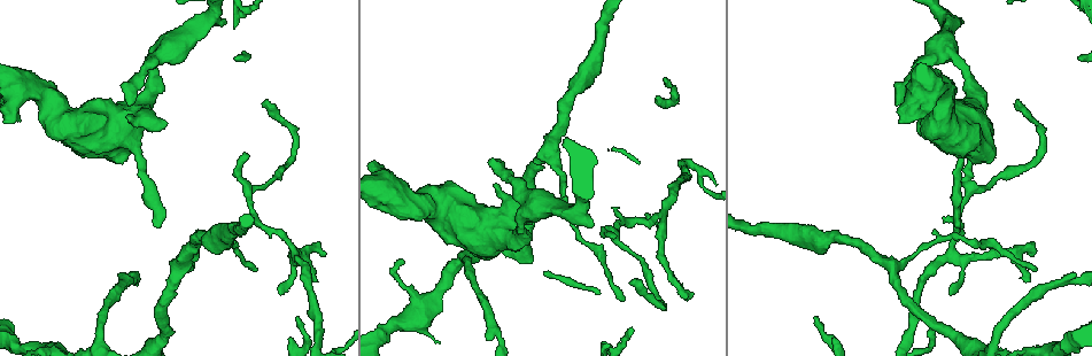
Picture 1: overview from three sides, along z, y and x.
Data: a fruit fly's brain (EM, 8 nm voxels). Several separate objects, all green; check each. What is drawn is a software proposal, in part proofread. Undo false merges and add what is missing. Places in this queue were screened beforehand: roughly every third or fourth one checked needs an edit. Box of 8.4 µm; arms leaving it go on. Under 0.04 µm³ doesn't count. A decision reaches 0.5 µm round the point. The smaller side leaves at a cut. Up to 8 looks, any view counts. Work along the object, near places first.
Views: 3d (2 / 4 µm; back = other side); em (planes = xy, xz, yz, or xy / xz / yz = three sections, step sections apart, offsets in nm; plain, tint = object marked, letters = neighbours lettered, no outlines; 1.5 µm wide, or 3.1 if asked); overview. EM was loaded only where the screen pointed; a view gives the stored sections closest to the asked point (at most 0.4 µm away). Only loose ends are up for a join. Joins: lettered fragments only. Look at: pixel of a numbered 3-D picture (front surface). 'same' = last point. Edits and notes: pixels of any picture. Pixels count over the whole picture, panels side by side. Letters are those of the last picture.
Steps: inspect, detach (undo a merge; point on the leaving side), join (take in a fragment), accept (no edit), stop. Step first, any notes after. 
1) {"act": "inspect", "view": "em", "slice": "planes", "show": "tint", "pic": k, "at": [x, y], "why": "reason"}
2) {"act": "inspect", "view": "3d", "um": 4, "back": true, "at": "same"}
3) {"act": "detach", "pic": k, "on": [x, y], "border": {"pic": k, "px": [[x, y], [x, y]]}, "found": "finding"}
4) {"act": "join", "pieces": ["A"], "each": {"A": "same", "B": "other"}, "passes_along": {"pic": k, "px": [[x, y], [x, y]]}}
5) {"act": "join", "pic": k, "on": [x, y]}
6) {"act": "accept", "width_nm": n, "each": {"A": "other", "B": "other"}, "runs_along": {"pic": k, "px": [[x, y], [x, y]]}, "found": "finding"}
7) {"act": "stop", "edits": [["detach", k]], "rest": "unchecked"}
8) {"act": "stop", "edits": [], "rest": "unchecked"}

{"act": "inspect", "view": "em", "slice": "yz", "step": 8, "show": "plain", "pic": 1, "at": [1036, 270], "why": "branch stops here"}

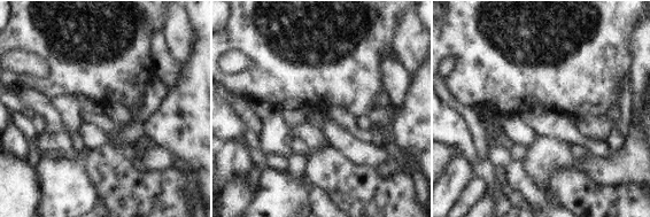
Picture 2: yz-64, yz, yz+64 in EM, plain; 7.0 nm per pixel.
{"act": "inspect", "view": "em", "slice": "yz", "step": 8, "show": "tint", "at": "same", "why": "with the object marked"}

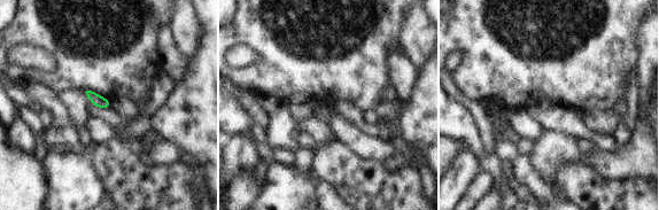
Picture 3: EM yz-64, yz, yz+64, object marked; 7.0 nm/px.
{"act": "inspect", "view": "em", "slice": "yz", "step": 8, "show": "letters", "at": "same"}

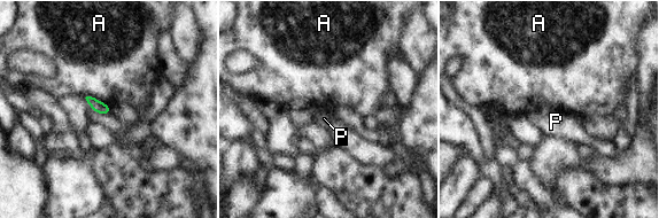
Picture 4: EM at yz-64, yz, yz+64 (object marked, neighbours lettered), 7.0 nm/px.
{"act": "accept", "longest_contact_nm": ["A", 200], "each": {"A": "other", "P": "other"}, "border": {"pic": 4, "px": [[85, 96], [98, 98], [111, 108]]}, "found": "none of them fits"}

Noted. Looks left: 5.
{"act": "inspect", "view": "3d", "um": 4, "pic": 1, "at": [959, 227]}

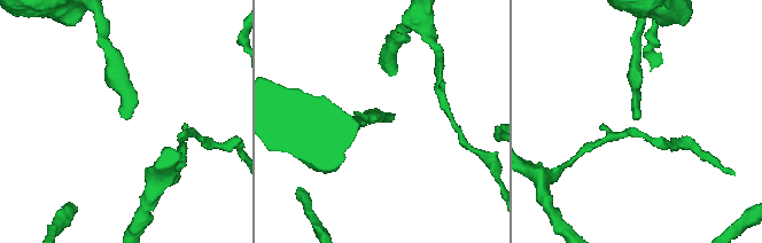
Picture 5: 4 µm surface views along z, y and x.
{"act": "inspect", "view": "em", "slice": "planes", "show": "letters", "pic": 5, "at": [125, 117], "why": "need the tissue"}

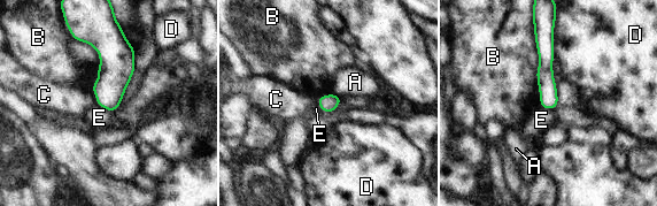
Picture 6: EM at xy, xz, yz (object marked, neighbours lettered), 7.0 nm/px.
{"act": "accept", "each": {"A": "other", "B": "other", "C": "other", "D": "other", "E": "other"}, "runs_along": {"pic": 6, "px": [[543, 35], [546, 84], [551, 106]]}, "found": "none of them fits"}

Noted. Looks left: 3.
{"act": "inspect", "view": "em", "slice": "xy", "step": 8, "show": "tint", "pic": 1, "at": [892, 265], "why": "side arm on a straight run"}

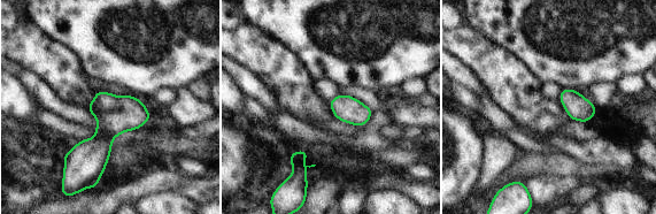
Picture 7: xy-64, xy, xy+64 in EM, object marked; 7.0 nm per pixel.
{"act": "inspect", "view": "em", "slice": "planes", "show": "letters", "at": "same", "why": "cut it another way"}

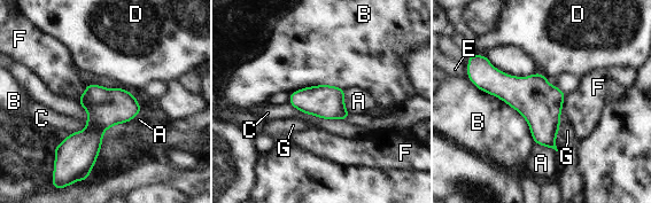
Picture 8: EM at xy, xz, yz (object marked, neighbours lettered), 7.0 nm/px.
{"act": "accept", "longest_contact_nm": ["B", 650], "each": {"A": "other", "B": "other", "C": "other", "D": "other", "E": "other", "F": "other", "G": "other"}, "border": {"pic": 8, "px": [[86, 84], [85, 91], [77, 101]]}, "found": "one neuron here"}

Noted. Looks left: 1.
{"act": "stop", "edits": [], "rest": "unchecked"}

